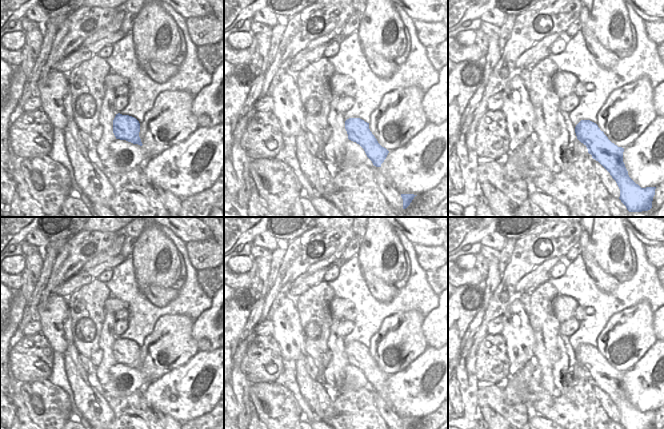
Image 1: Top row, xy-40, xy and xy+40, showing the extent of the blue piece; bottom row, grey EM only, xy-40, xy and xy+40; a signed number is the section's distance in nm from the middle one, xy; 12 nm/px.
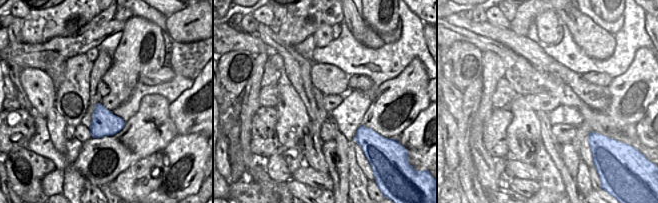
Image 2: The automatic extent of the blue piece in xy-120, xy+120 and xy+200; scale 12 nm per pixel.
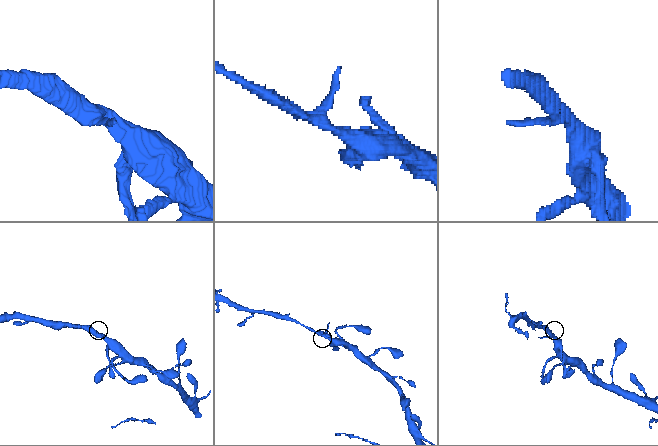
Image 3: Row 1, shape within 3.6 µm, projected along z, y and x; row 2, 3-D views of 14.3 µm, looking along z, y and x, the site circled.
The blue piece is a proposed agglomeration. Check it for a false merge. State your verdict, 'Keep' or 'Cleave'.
Keep

